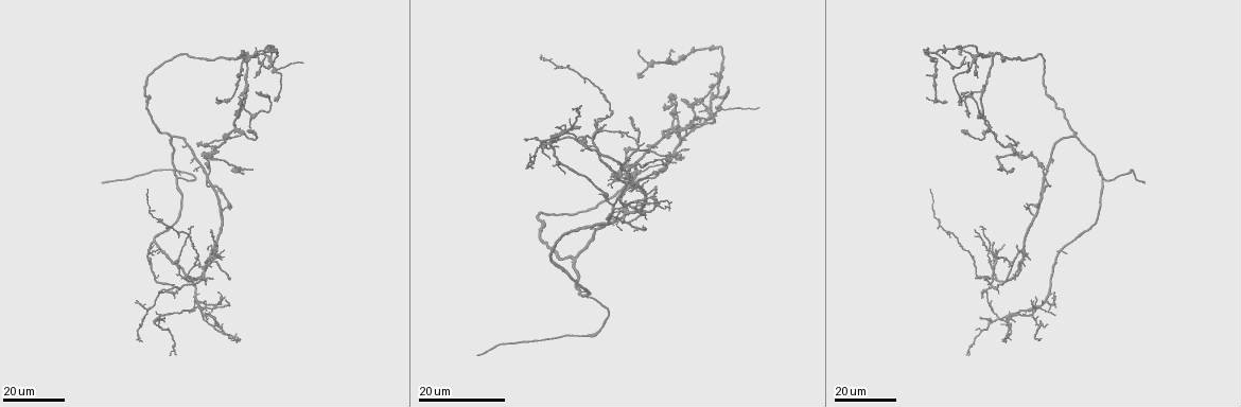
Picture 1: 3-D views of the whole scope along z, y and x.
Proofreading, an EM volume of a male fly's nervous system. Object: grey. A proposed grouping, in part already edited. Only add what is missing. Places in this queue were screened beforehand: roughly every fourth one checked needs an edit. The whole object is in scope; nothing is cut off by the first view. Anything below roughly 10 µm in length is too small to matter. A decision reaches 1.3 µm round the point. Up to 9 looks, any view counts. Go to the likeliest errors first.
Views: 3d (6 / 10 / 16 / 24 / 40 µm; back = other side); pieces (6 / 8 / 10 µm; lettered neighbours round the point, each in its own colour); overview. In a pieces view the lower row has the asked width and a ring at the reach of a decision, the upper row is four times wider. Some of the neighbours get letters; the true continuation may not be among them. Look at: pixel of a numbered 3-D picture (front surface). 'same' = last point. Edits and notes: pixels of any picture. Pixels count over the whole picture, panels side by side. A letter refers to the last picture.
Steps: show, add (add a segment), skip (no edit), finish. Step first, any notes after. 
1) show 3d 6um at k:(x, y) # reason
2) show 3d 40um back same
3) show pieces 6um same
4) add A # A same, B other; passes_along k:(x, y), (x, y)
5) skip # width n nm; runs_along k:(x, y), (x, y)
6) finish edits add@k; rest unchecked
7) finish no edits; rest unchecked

show 3d 24um at 1:(478, 354) # branch stops here

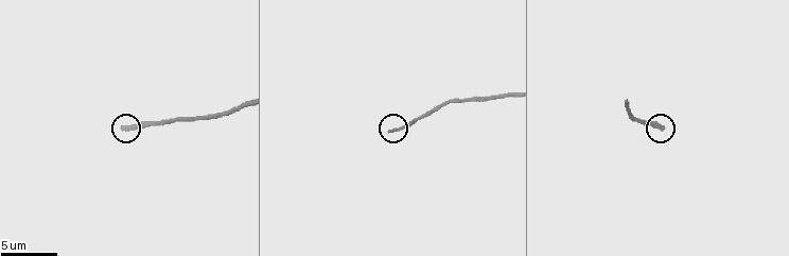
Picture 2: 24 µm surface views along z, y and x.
show pieces 10um at 2:(389, 130)

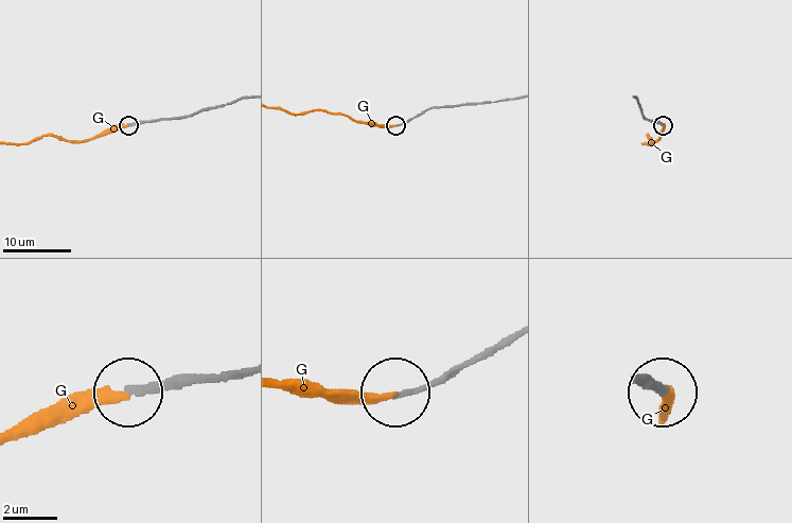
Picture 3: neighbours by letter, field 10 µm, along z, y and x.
add G # G same; it goes on there

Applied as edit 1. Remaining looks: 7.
show overview

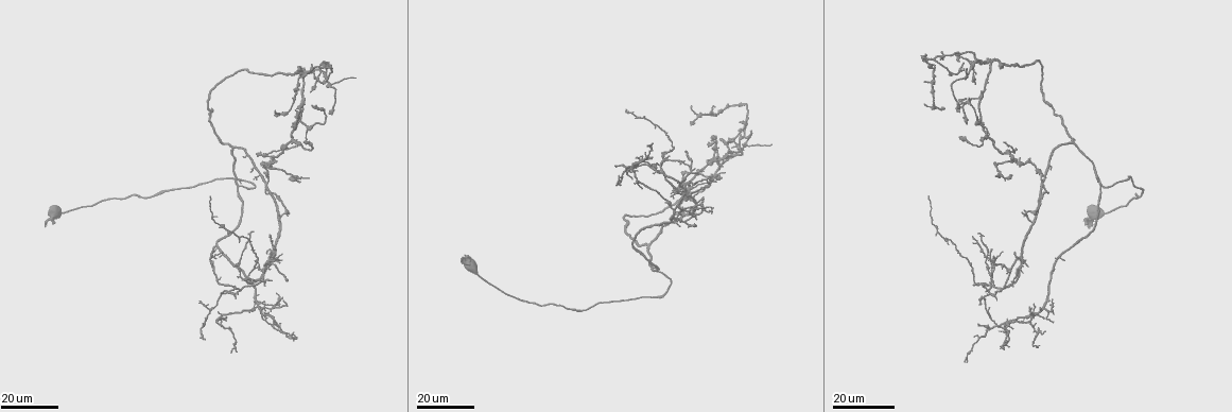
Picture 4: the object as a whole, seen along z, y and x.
show 3d 16um at 4:(702, 189) # branch stops here

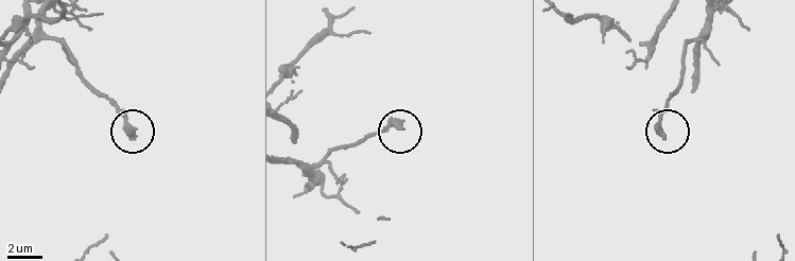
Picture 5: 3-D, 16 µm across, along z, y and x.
show pieces 8um at 5:(132, 135)

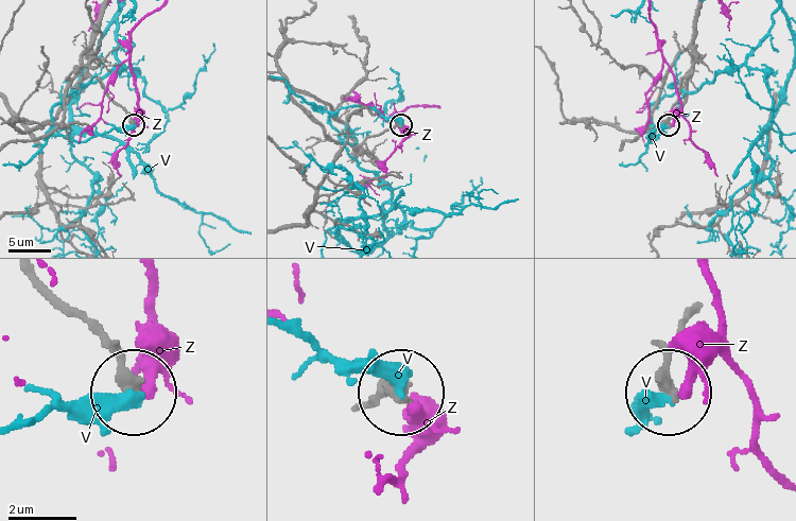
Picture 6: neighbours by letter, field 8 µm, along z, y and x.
skip # V other, Z other; runs_along 6:(696, 310), (671, 361), (671, 393); no lettered segment goes on from it

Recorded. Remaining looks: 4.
show 3d 24um at 1:(248, 129) # free end

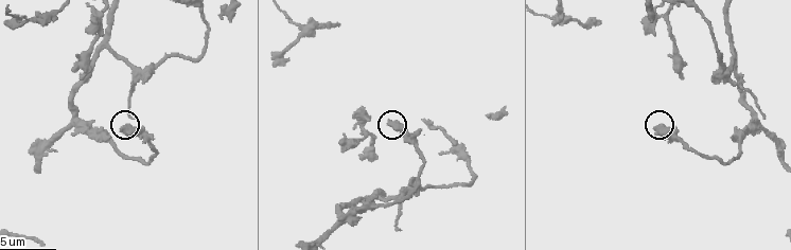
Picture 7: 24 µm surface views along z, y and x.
show pieces 10um at 7:(388, 123) # see the neighbours

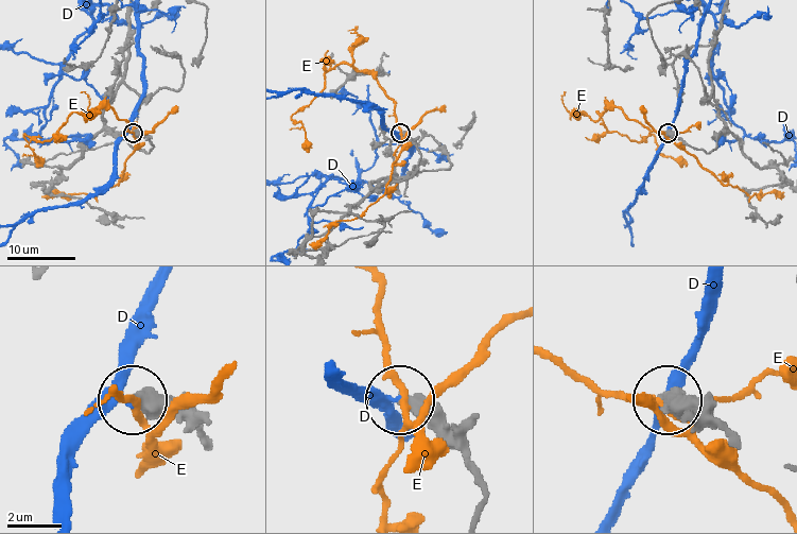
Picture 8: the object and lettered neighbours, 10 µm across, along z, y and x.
skip # D other, E other; runs_along 8:(472, 515), (484, 487), (482, 474), (404, 400); no lettered segment goes on from it

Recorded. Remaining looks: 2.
show 3d 16um at 1:(232, 169) # end of a long branch

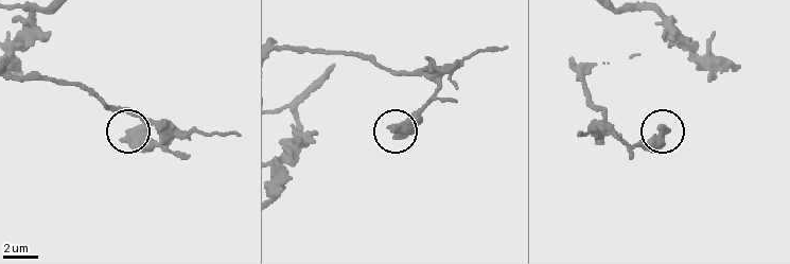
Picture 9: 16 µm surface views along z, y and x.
show pieces 8um at 9:(388, 128)

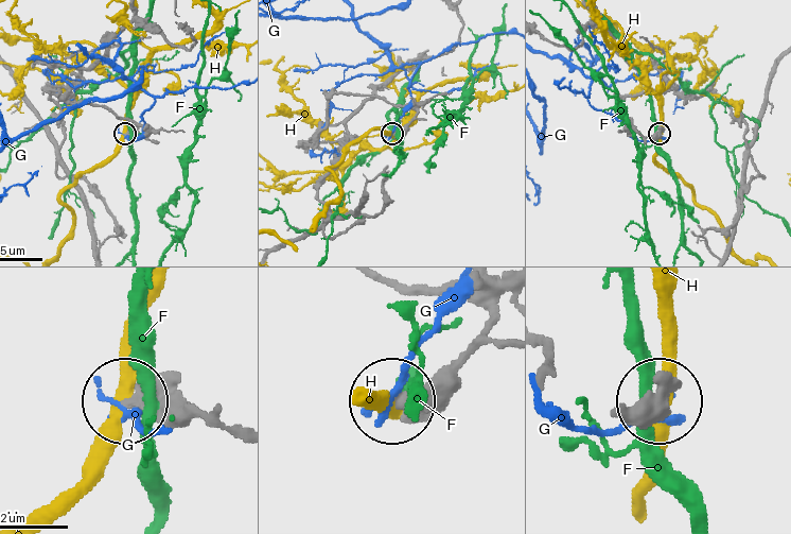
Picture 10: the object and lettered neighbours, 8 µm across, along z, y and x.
skip # F other, G other, H other; runs_along 10:(212, 407), (129, 403); none of them fits

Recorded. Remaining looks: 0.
finish edits add@3; rest unchecked

